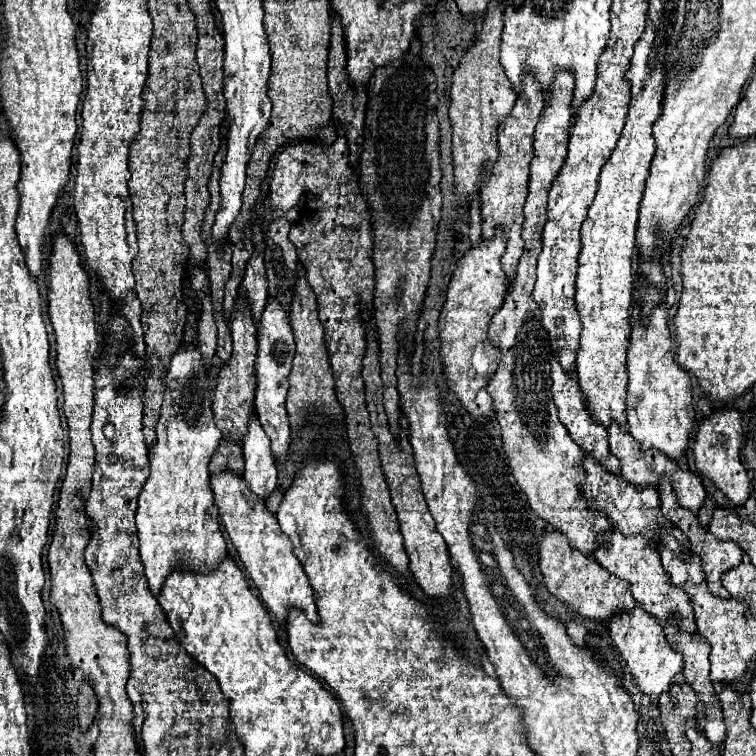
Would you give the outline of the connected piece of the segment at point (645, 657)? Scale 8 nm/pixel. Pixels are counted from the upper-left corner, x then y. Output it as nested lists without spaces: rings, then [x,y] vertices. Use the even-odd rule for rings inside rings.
[[[637,606],[635,610],[631,610],[627,614],[617,614],[609,622],[609,632],[611,632],[611,638],[613,638],[619,654],[627,662],[627,666],[633,674],[633,682],[641,694],[657,700],[663,692],[669,692],[671,686],[681,680],[681,670],[683,670],[681,654],[669,648],[663,628],[643,608]]]

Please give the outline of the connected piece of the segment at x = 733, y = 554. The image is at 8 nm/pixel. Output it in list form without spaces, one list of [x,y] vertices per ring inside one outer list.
[[[663,480],[663,482],[659,484],[659,498],[661,498],[661,512],[663,512],[663,516],[669,518],[669,520],[689,538],[689,546],[691,546],[693,554],[697,554],[697,556],[701,558],[703,572],[705,572],[705,576],[707,576],[707,588],[709,588],[709,592],[715,594],[715,596],[719,596],[719,598],[727,598],[727,600],[729,600],[731,596],[729,596],[729,592],[723,588],[721,576],[723,576],[725,572],[729,572],[731,568],[735,568],[735,566],[741,564],[743,552],[739,550],[739,546],[737,546],[735,542],[719,542],[707,528],[703,528],[703,526],[699,524],[697,516],[695,516],[691,510],[679,506],[679,504],[677,504],[677,498],[675,498],[675,494],[673,494],[673,488],[671,488],[671,484],[669,484],[669,480]]]

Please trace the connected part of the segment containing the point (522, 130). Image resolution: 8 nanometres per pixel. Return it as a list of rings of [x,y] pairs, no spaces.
[[[523,74],[523,96],[517,98],[511,114],[501,122],[499,128],[499,160],[495,162],[489,182],[481,188],[481,224],[483,238],[489,240],[497,232],[501,232],[507,240],[505,254],[501,256],[503,272],[507,272],[507,280],[511,282],[513,272],[517,270],[519,256],[523,252],[521,240],[521,224],[523,224],[523,204],[527,198],[527,182],[529,182],[529,162],[533,158],[533,132],[539,116],[545,108],[545,98],[539,82],[531,78],[531,74]]]

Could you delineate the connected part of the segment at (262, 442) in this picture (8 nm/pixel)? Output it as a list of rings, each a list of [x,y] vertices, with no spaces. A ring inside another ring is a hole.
[[[255,416],[249,422],[249,434],[243,438],[243,454],[245,454],[243,478],[247,480],[251,492],[255,492],[255,496],[267,502],[277,488],[277,466],[271,456],[269,438]]]

